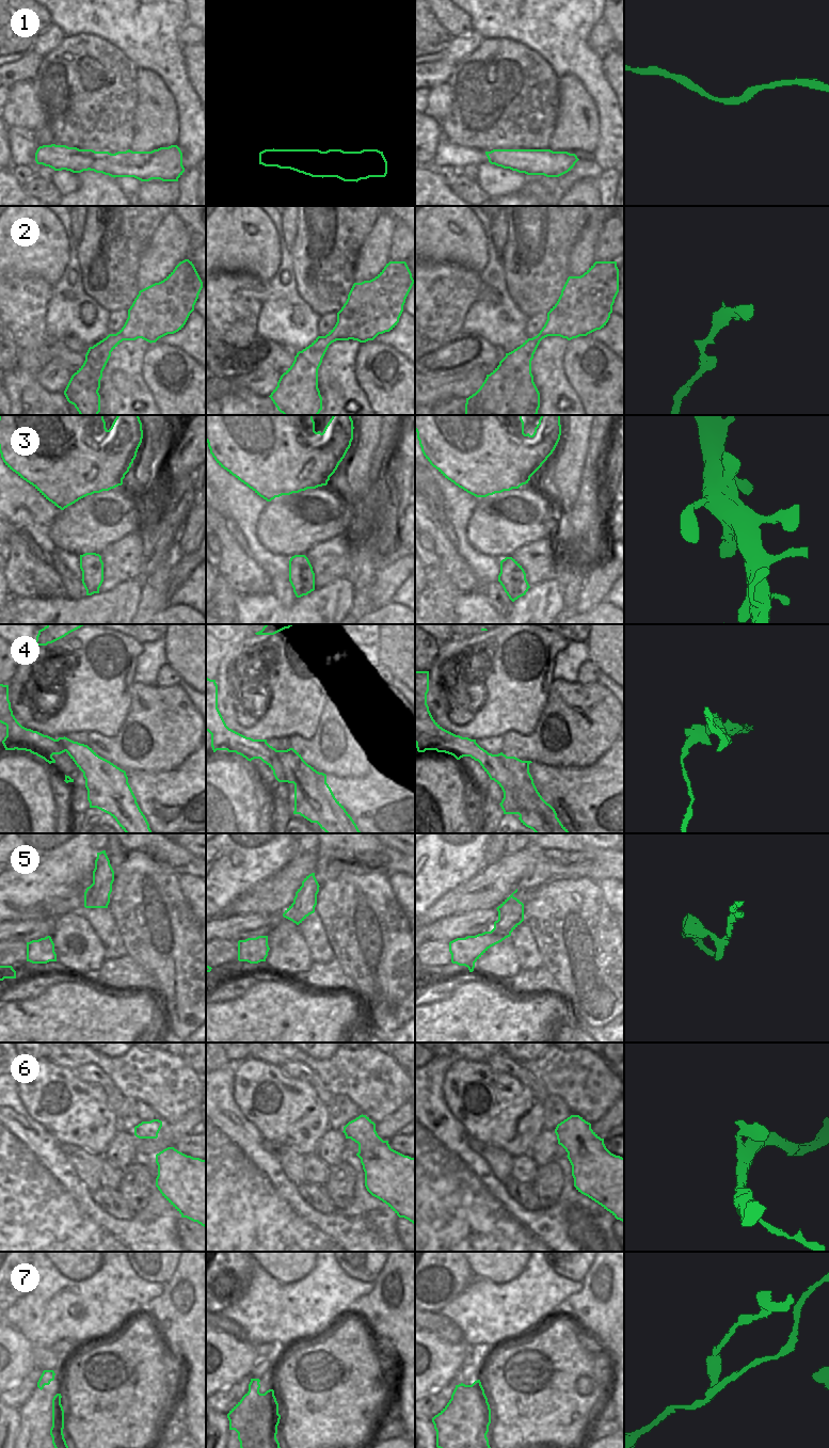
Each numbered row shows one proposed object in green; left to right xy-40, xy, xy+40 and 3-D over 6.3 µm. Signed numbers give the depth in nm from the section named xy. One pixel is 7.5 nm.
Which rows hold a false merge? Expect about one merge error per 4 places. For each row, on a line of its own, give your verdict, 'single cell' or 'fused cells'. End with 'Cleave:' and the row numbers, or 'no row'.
1: single cell
2: single cell
3: single cell
4: fused cells
5: single cell
6: single cell
7: fused cells
Cleave: 4, 7

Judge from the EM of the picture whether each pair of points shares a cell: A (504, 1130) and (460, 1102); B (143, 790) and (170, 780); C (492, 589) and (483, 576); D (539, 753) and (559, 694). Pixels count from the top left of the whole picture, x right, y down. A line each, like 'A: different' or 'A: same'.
A: same
B: same
C: different
D: same

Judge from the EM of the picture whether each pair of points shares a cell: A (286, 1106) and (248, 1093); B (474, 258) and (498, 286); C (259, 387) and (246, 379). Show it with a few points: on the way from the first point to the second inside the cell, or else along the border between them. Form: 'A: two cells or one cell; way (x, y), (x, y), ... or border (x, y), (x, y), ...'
A: one cell; way (284, 1092), (272, 1079), (258, 1080)
B: two cells; border (487, 244), (488, 264), (480, 272)
C: one cell; way (256, 384), (250, 380)

